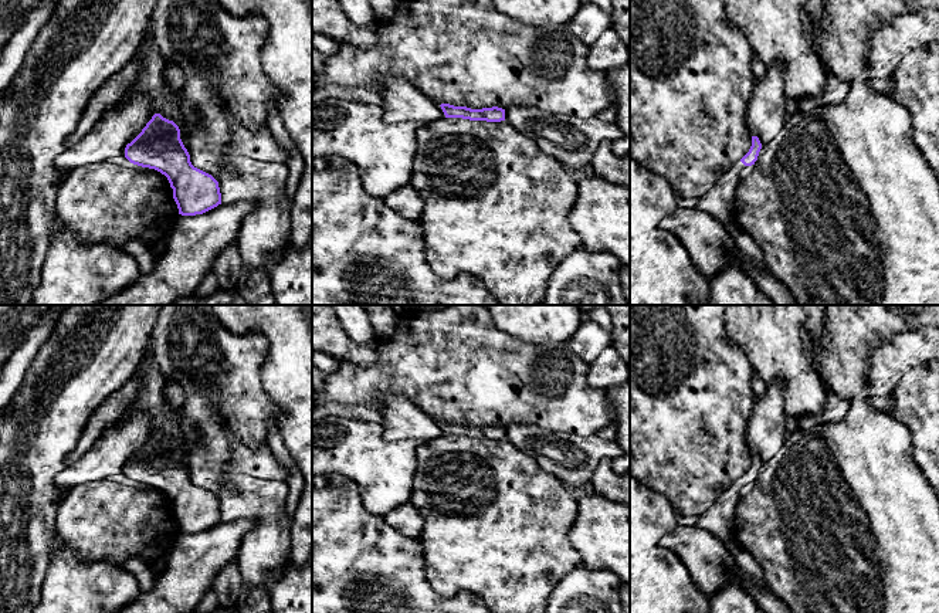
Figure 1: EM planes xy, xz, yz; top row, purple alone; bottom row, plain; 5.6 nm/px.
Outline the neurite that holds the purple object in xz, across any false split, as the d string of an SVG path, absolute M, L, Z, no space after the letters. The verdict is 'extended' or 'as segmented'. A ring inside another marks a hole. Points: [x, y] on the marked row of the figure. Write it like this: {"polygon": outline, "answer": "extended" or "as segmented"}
{"polygon": "M450 104L440 105L445 118L462 118L470 121L501 122L505 121L505 109L492 106L482 109L471 109L467 106L454 106Z", "answer": "as segmented"}

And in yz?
{"polygon": "M752 136L749 152L726 170L702 197L698 199L698 207L722 224L726 224L733 217L735 190L740 180L740 173L746 166L755 165L760 149L762 143L759 138Z", "answer": "extended"}

